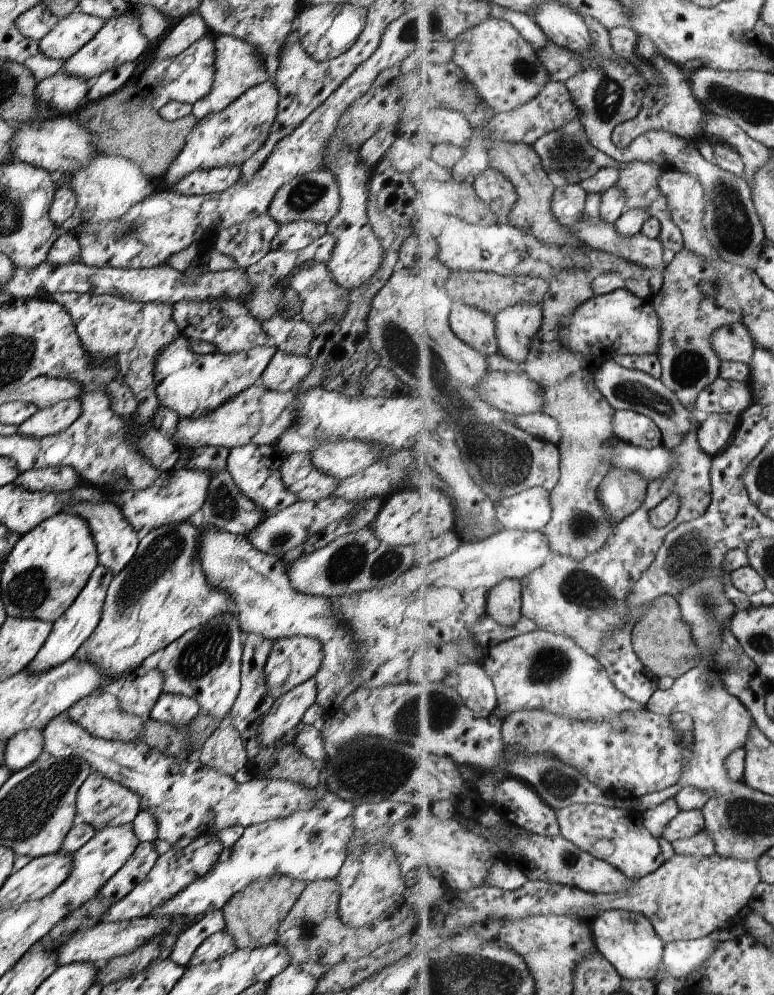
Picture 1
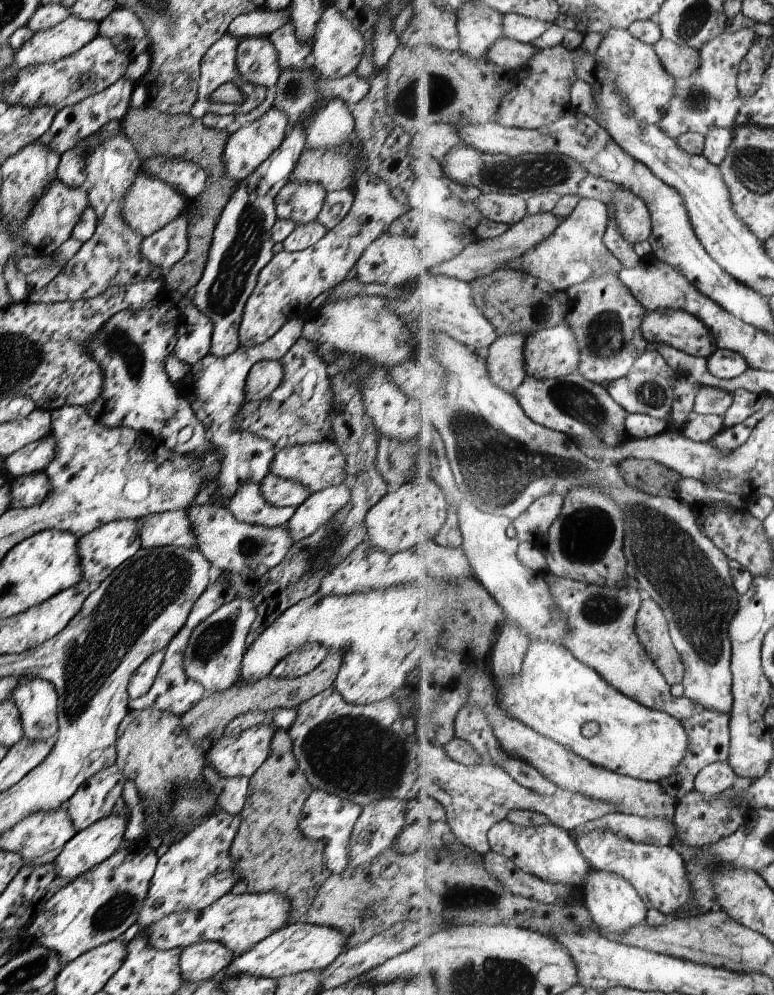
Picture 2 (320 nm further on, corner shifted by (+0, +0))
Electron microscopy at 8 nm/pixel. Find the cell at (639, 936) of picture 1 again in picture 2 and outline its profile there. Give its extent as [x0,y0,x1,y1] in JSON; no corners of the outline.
[582,869,648,933]

